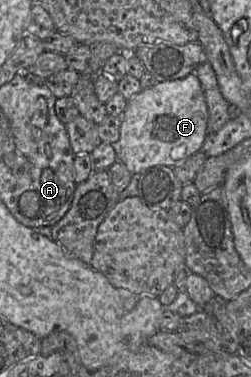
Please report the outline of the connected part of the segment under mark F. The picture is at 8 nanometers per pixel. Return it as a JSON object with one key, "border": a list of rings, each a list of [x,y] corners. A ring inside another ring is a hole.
{"border":[[[195,73],[182,79],[157,82],[128,100],[121,116],[120,138],[116,144],[112,144],[115,145],[118,161],[121,161],[131,174],[140,174],[155,166],[180,166],[190,156],[202,150],[207,135],[208,118],[206,98]]]}

